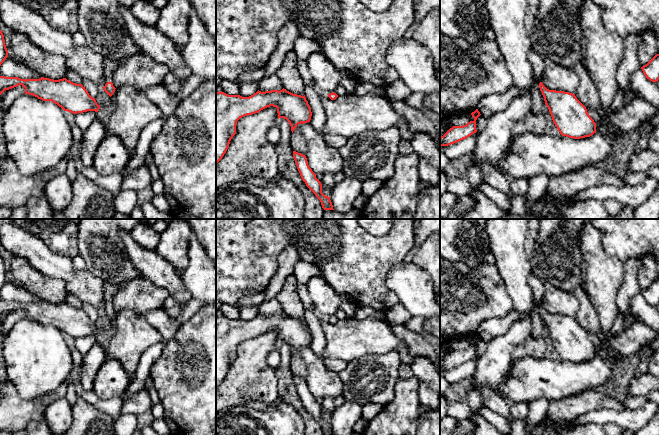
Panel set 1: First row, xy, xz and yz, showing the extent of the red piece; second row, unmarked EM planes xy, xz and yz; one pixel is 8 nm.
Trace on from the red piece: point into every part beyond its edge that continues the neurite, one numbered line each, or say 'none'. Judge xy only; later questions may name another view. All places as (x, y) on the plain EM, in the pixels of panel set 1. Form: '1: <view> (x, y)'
1: xy (111, 288)

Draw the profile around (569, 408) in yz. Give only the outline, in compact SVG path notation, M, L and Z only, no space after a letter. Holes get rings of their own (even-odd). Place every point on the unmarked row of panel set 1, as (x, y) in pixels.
M587 390L563 399L550 401L546 416L557 422L570 422L583 414L603 408L614 409L618 411L627 409L623 402L618 401L615 398L602 394L596 390Z

